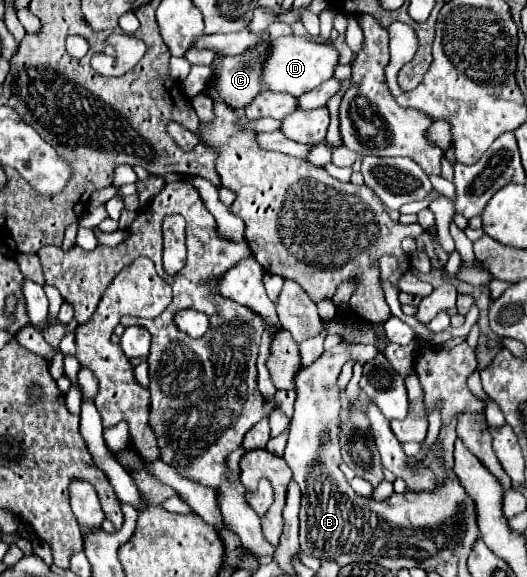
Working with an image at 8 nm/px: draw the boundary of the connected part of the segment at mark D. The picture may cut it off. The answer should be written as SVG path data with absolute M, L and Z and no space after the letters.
M279 37L271 41L271 53L265 59L263 67L263 79L267 89L271 91L287 91L291 95L303 95L307 91L313 91L323 81L333 77L333 71L339 63L339 53L331 43L321 43L311 37Z

